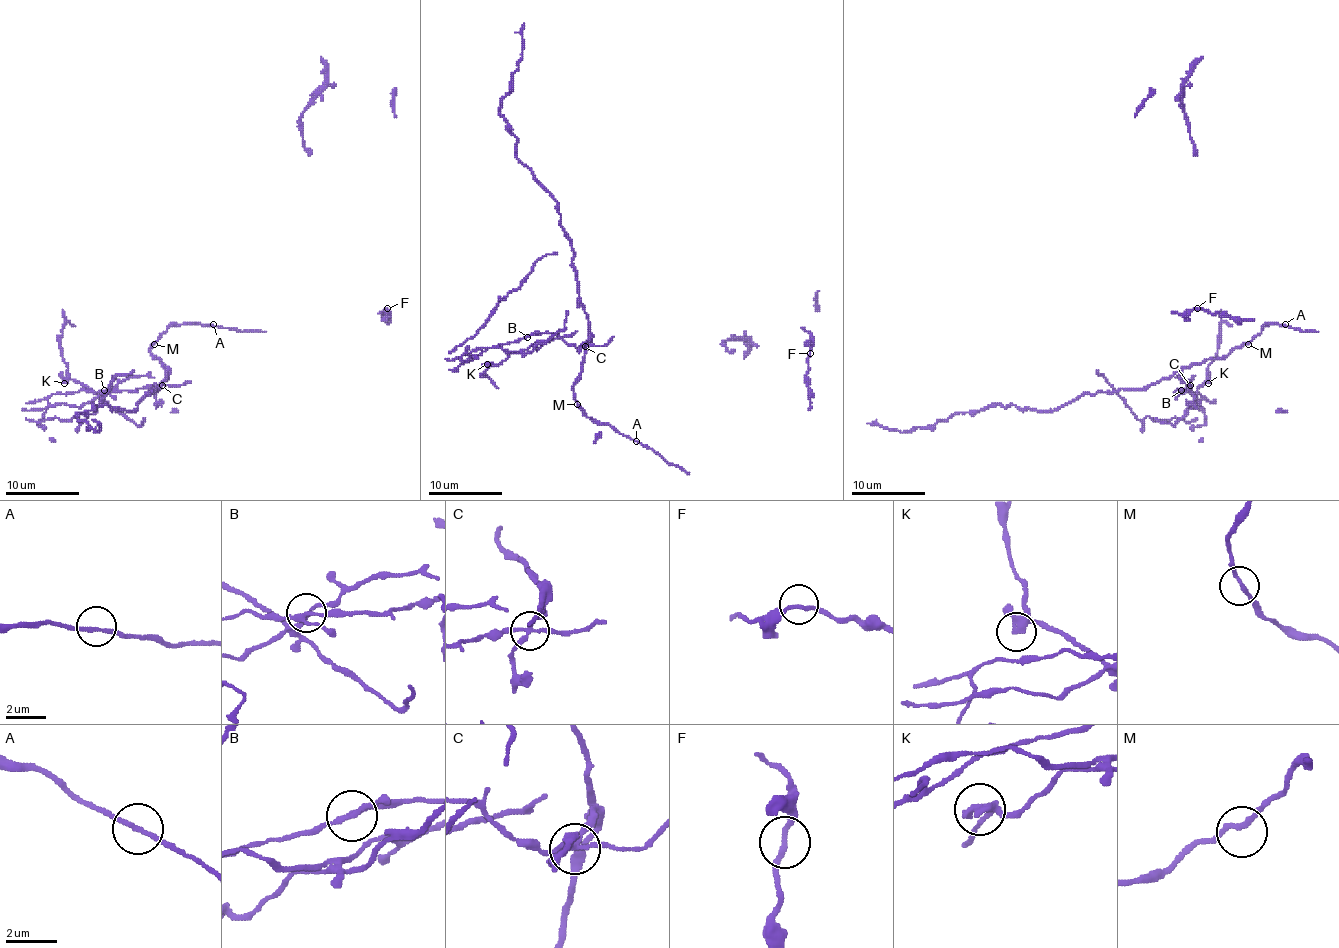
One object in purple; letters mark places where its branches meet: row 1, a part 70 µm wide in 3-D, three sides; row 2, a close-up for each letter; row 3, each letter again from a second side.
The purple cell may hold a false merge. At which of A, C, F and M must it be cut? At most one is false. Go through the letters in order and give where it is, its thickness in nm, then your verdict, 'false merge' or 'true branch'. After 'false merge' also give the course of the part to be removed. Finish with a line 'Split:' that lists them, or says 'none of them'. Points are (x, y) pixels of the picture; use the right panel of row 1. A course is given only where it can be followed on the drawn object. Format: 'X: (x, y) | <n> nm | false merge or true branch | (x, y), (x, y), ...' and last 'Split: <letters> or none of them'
A: (1285, 324) | 190 nm | true branch
C: (1190, 385) | 190 nm | false merge | (1190, 385), (1177, 390), (1199, 394), (1203, 425), (1193, 427), (1179, 418), (1138, 419), (1096, 370)
F: (1197, 308) | 190 nm | true branch
M: (1248, 344) | 190 nm | true branch
Split: C

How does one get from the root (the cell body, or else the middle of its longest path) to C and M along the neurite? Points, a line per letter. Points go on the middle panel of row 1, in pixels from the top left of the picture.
C: (636, 441), (608, 425), (597, 425), (577, 404), (573, 386), (581, 373), (581, 362), (590, 335), (584, 346)
M: (636, 441), (608, 425), (597, 425), (577, 404)

